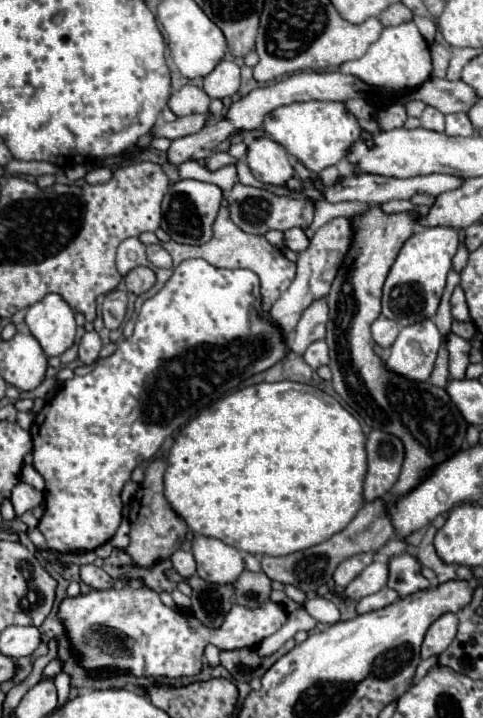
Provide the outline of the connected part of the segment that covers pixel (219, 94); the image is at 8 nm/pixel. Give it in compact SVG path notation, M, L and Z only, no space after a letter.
M222 60L208 76L204 76L204 92L210 98L226 98L238 92L240 68L234 62Z

